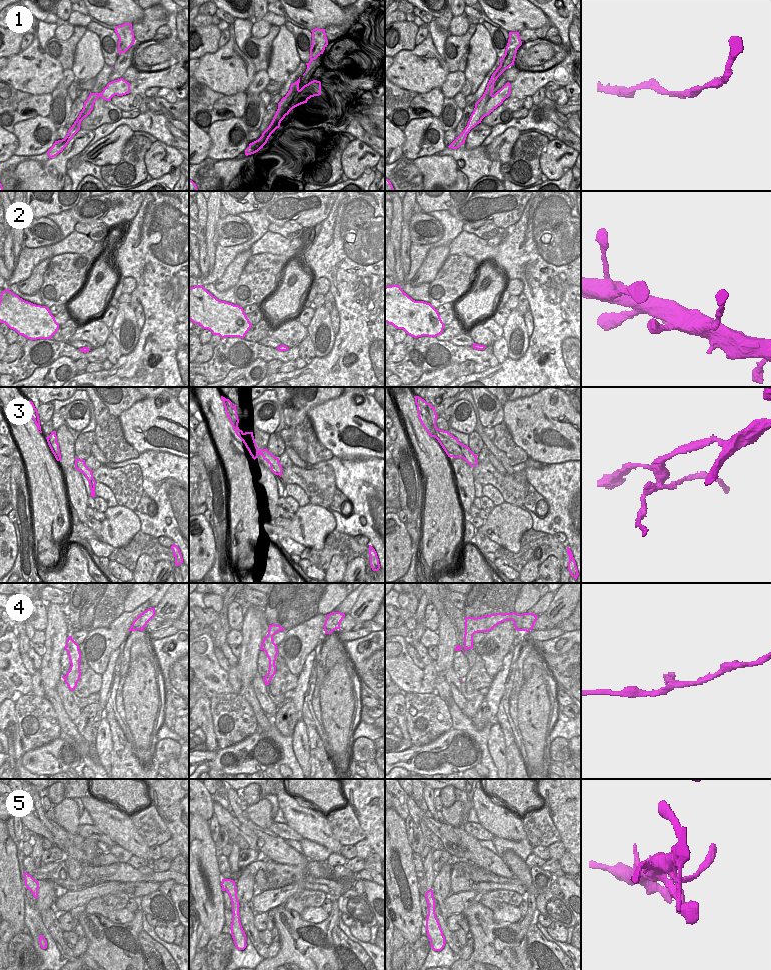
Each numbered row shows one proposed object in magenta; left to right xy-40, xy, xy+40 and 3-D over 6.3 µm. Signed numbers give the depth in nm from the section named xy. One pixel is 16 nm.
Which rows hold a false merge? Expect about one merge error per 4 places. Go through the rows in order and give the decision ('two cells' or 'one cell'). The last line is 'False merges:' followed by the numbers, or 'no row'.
1: one cell
2: one cell
3: two cells
4: one cell
5: one cell
False merges: 3

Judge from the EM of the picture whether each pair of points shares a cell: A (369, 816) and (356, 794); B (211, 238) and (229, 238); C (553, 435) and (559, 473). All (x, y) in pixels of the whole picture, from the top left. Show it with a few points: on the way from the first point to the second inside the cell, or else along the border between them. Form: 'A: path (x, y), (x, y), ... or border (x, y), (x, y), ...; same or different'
A: path (369, 811), (369, 808), (361, 799); same
B: border (220, 218), (217, 222), (217, 243); different
C: border (570, 460), (544, 465); different

